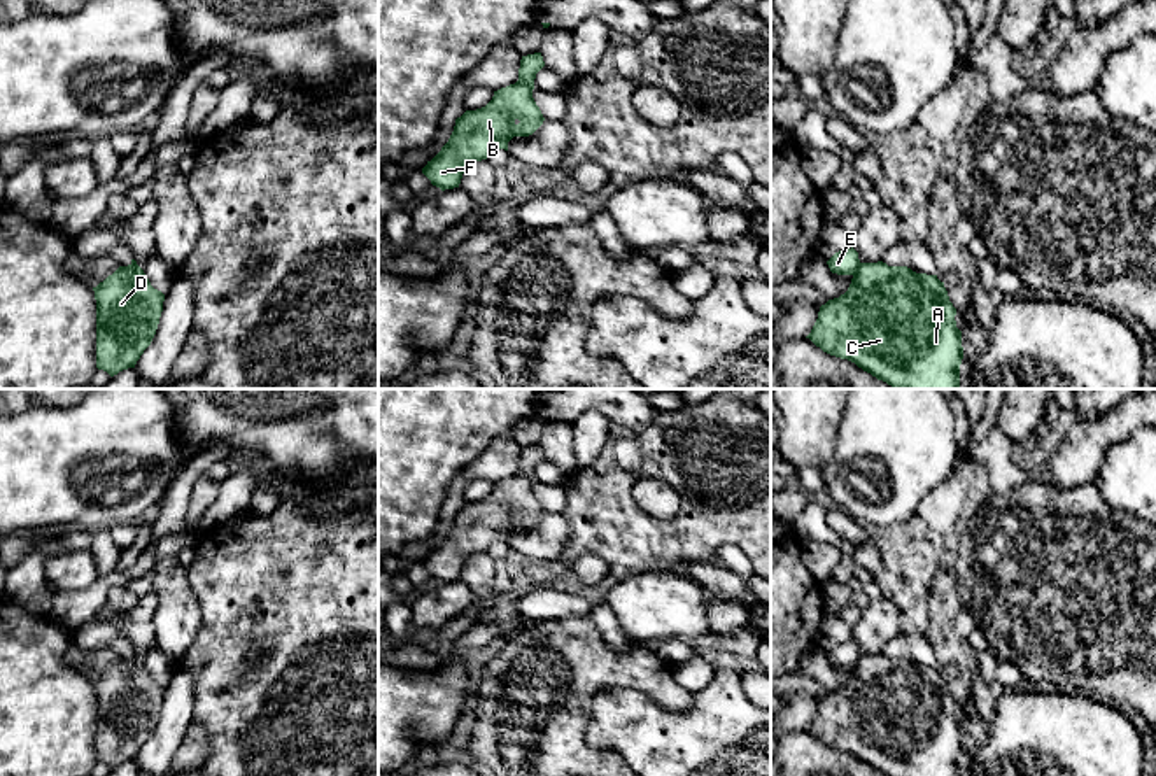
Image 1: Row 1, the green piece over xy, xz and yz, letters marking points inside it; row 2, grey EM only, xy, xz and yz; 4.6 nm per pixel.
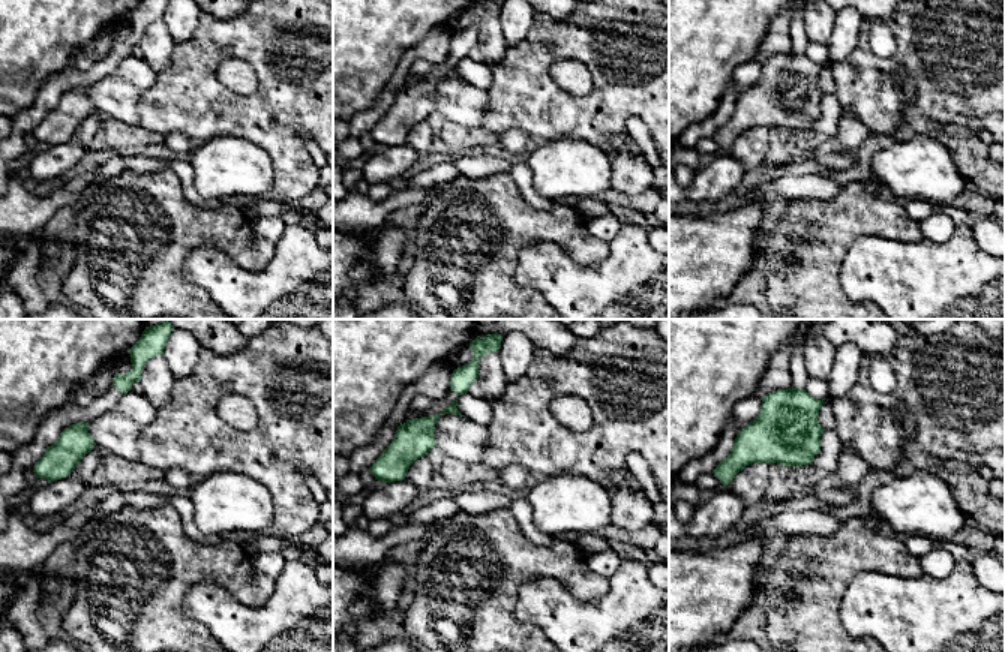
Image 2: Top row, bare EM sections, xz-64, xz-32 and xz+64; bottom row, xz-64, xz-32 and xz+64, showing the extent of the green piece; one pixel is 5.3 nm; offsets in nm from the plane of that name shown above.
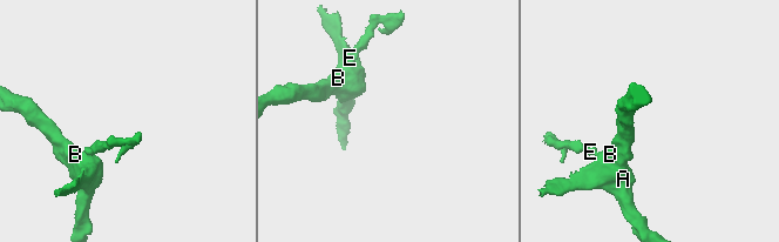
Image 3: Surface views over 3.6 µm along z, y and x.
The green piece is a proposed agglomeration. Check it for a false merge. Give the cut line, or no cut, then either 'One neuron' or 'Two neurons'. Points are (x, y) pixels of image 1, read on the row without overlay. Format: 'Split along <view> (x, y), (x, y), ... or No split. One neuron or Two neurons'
Split along xz (519, 472), (533, 477). Two neurons

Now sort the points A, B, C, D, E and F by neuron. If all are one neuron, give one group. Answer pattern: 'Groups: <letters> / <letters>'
Groups: A B C D F / E

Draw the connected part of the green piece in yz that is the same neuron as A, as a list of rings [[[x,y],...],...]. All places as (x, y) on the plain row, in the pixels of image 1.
[[[883,653],[860,655],[848,683],[820,699],[806,730],[886,776],[960,776],[963,739],[955,708],[956,701],[937,667]]]

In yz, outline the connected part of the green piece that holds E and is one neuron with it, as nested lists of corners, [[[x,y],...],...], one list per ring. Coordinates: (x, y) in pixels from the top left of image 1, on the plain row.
[[[853,639],[839,643],[827,653],[827,657],[832,666],[853,667],[860,659],[858,645]]]

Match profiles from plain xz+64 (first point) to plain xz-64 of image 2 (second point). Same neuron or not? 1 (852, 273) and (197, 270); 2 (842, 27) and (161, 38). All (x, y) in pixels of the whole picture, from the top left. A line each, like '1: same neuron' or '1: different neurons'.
1: same neuron
2: different neurons

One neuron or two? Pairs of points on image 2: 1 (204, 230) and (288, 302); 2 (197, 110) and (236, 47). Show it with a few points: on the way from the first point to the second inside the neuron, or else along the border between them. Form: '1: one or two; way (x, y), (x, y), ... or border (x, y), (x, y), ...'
1: two; border (275, 243), (275, 255), (254, 270), (224, 252)
2: one; way (197, 93), (197, 80), (219, 57)

